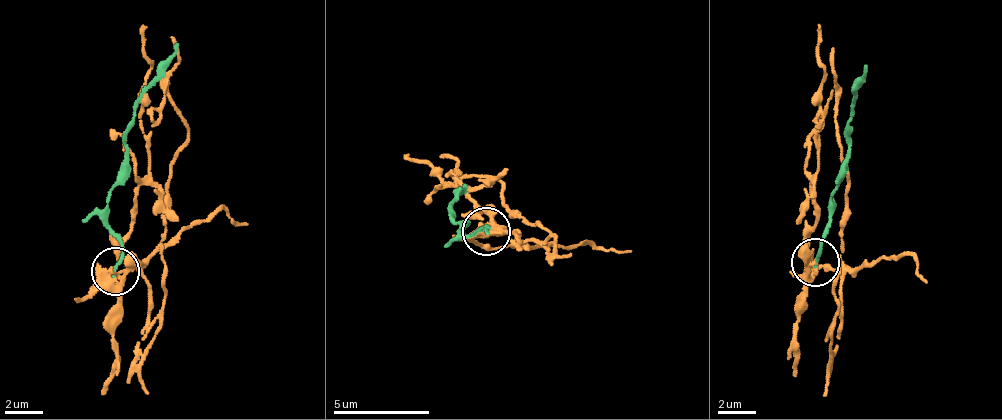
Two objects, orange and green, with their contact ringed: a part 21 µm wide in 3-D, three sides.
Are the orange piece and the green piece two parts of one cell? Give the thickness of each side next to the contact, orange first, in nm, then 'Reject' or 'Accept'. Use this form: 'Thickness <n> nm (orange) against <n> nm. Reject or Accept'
Thickness 320 nm (orange) against 170 nm. Reject

